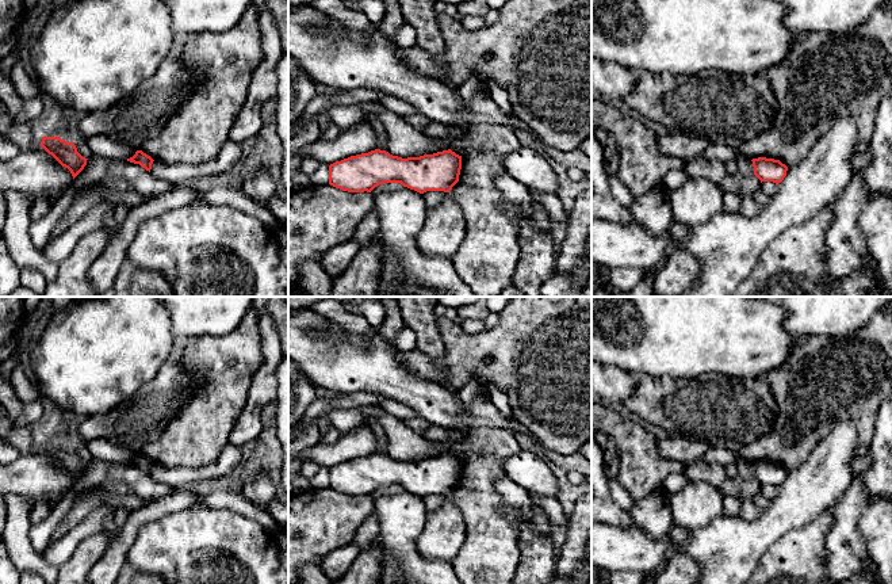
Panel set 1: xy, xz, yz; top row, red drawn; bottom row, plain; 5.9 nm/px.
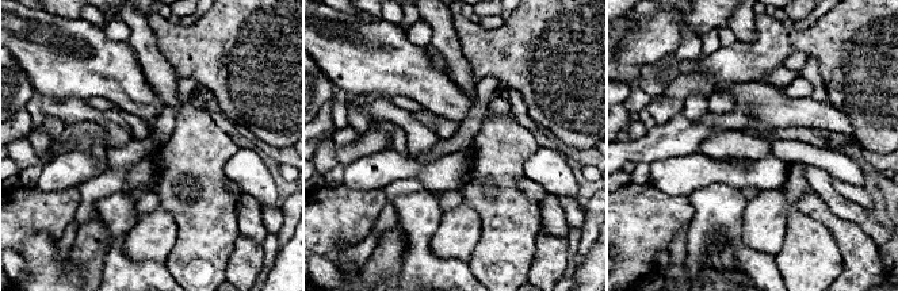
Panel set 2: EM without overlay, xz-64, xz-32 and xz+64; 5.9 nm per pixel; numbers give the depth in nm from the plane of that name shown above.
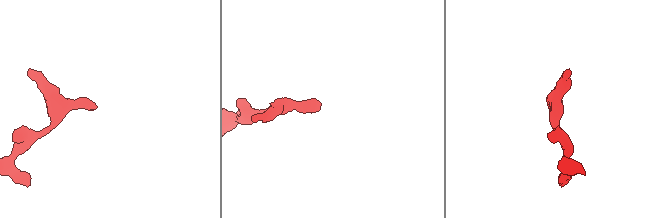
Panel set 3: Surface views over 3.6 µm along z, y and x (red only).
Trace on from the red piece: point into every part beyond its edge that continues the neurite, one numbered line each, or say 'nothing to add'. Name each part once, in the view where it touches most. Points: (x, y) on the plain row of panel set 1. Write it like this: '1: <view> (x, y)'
nothing to add

